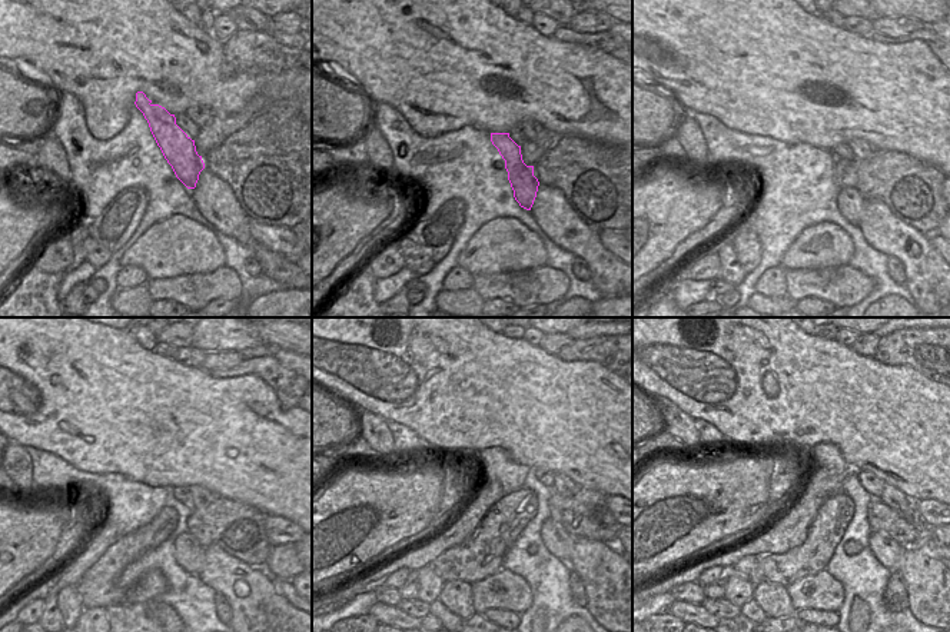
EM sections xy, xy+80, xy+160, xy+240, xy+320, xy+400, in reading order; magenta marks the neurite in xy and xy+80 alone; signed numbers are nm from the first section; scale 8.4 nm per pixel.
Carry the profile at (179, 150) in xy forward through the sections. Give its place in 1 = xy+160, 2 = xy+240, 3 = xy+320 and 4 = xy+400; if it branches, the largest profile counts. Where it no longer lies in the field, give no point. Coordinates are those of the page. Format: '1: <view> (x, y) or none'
1: xy+160 (850, 200)
2: xy+240 (236, 528)
3: xy+320 (555, 538)
4: xy+400 (887, 551)

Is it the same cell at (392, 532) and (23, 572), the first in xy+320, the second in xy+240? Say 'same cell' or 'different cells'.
same cell

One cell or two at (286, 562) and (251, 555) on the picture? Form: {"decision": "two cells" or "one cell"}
{"decision": "one cell"}

